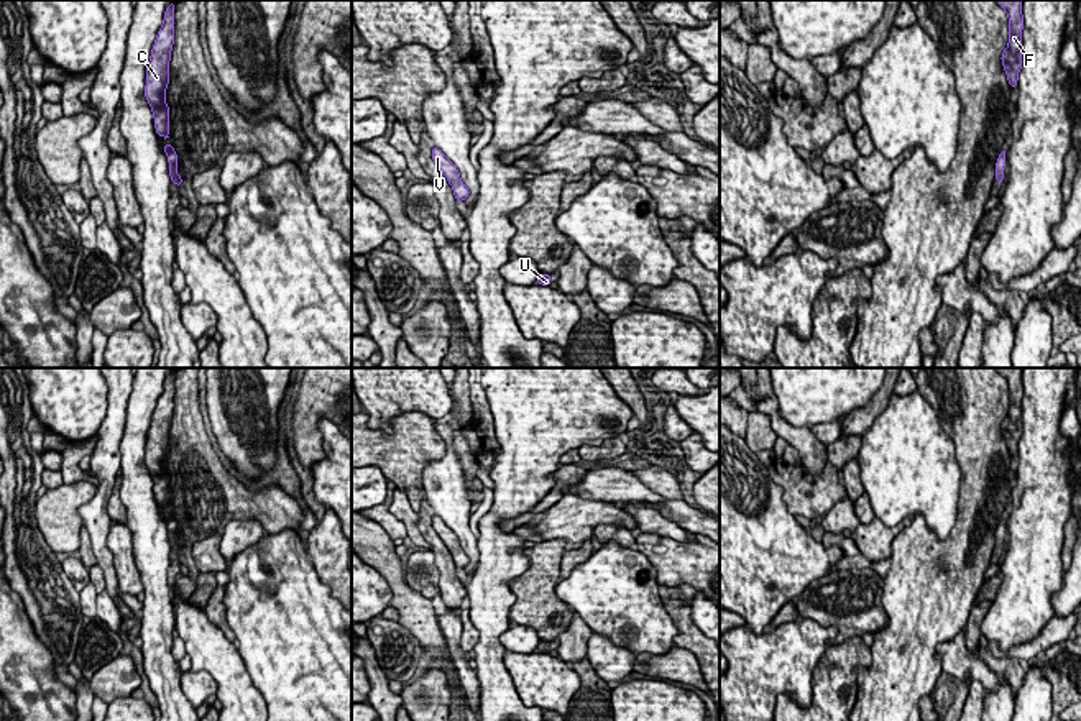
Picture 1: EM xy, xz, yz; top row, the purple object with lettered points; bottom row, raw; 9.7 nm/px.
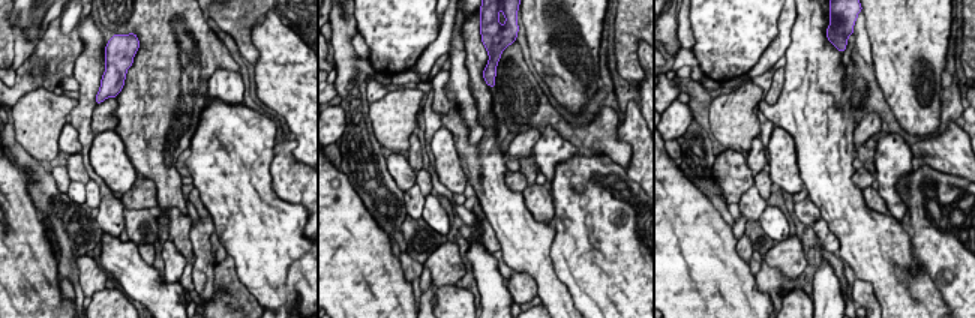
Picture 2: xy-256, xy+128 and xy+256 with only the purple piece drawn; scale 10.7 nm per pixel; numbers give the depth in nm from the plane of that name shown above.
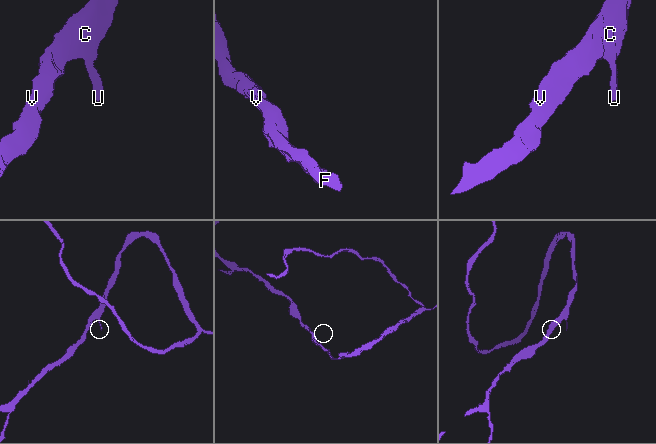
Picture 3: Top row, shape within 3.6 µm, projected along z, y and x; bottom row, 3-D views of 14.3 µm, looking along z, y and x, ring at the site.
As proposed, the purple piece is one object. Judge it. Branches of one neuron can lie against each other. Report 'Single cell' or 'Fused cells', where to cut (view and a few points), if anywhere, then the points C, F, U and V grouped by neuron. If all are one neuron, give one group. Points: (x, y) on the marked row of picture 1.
Single cell. No split. Groups: C F U V

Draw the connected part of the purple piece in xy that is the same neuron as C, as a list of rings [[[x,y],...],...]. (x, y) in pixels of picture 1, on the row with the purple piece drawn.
[[[174,2],[164,11],[163,26],[158,30],[146,67],[145,97],[151,107],[156,135],[169,138],[169,107],[166,89],[169,84],[169,61],[174,44]]]

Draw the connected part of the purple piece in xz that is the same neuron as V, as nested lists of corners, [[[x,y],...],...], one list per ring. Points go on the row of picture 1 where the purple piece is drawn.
[[[435,146],[432,148],[432,159],[452,186],[457,204],[463,202],[470,195],[470,191],[463,184],[457,166]]]

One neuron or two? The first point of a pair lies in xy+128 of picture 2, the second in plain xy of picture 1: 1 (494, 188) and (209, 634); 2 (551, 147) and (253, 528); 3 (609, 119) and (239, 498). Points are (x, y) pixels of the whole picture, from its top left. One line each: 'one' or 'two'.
1: one
2: one
3: one

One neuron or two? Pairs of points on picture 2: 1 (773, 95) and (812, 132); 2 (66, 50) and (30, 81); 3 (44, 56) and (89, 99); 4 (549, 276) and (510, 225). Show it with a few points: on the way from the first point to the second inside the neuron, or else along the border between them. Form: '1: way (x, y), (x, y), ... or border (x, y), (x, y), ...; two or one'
1: border (785, 68), (785, 83), (780, 96), (768, 105); two
2: way (57, 54), (36, 72); one
3: border (81, 41), (83, 51), (75, 62), (72, 75); two
4: way (537, 264), (525, 248), (522, 237); one

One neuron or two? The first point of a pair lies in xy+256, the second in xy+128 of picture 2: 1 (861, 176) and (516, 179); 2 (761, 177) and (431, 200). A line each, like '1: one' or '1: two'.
1: one
2: two

